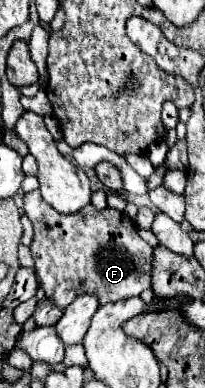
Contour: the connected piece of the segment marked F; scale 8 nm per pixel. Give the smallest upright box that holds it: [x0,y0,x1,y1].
[24,189,154,309]

